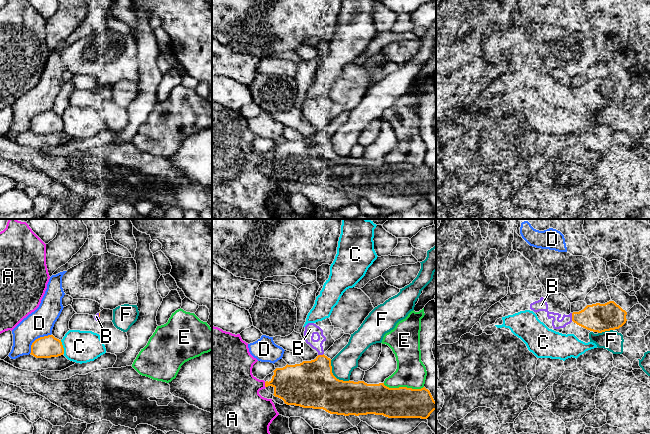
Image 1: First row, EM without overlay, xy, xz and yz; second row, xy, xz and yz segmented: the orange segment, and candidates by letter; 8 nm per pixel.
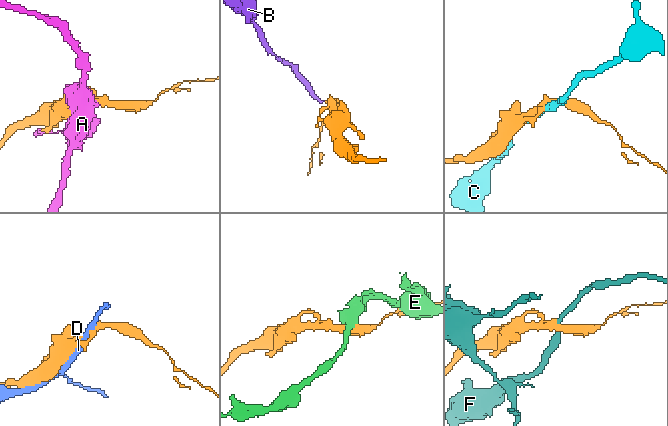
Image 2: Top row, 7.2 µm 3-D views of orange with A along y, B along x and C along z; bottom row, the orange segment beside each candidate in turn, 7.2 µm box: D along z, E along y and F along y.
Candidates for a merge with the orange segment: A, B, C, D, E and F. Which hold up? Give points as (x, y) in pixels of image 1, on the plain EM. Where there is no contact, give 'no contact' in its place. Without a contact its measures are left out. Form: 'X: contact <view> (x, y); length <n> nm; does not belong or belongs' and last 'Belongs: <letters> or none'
A: contact xz (265, 161); length 50 nm; does not belong
B: contact yz (572, 93); length 60 nm; does not belong
C: contact xy (62, 123); length 120 nm; does not belong
D: contact xy (36, 115); length 240 nm; does not belong
E: contact xz (403, 163); length 320 nm; does not belong
F: contact xz (333, 151); length 220 nm; does not belong
Belongs: none

